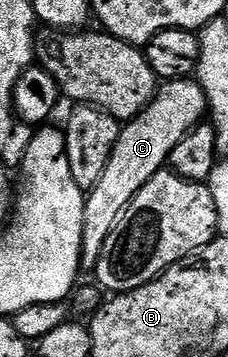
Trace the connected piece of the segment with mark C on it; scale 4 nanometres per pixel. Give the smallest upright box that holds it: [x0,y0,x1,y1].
[82,78,206,269]

